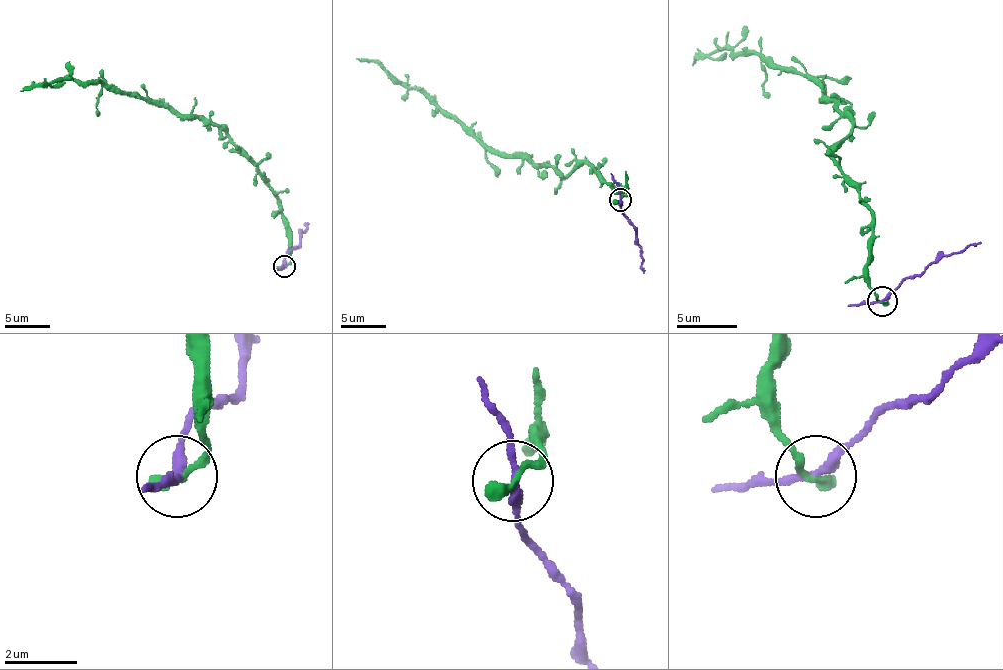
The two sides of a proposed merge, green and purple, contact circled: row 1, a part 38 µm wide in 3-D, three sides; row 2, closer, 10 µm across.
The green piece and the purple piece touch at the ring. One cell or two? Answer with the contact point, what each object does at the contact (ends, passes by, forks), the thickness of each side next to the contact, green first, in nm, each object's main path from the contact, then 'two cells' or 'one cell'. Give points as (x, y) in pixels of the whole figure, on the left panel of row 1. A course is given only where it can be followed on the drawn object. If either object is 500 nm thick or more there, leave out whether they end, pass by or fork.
(284, 266) | green ends | purple passes by | 360/240 nm | green via (283, 266), (290, 254), (281, 200), (252, 160), (213, 124), (76, 79), (20, 90) | purple via (283, 266), (285, 254), (301, 239), (308, 223) | one cell

